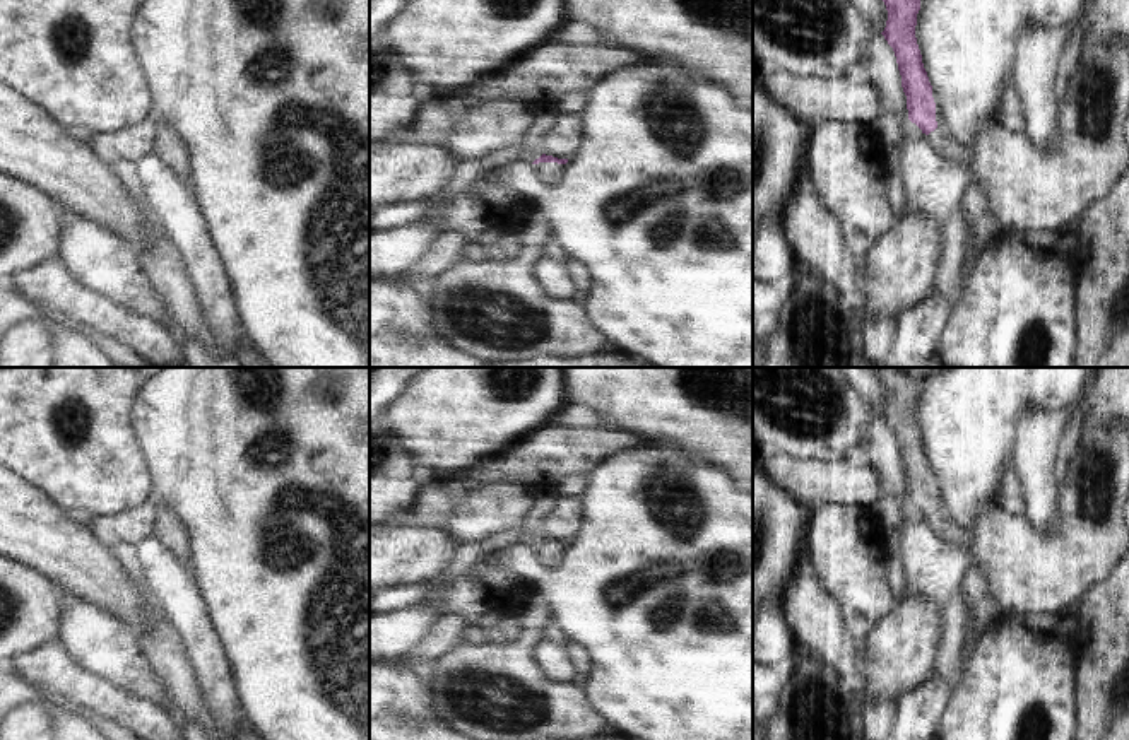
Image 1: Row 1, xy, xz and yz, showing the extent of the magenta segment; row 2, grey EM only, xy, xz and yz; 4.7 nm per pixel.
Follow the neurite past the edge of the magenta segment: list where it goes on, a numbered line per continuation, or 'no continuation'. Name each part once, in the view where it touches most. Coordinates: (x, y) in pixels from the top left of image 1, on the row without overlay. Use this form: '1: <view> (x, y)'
1: xz (548, 554)

